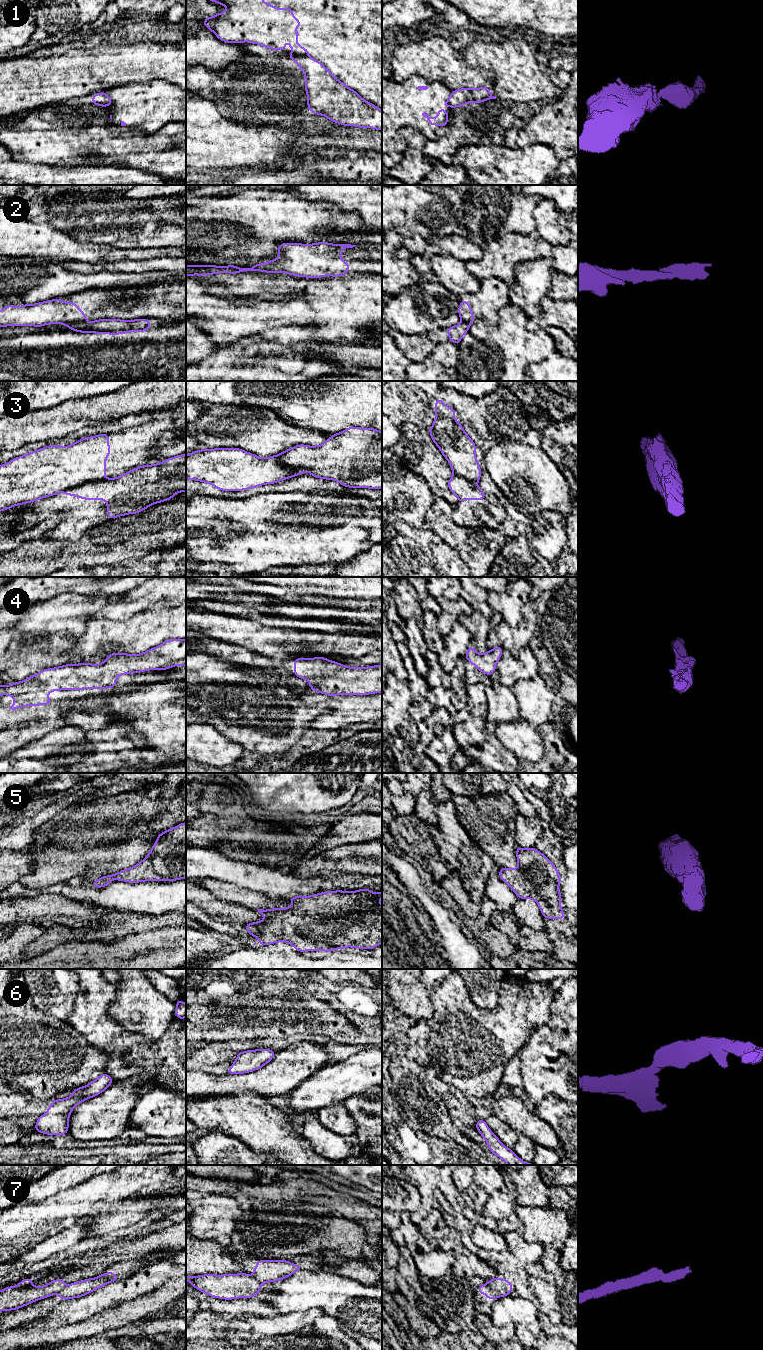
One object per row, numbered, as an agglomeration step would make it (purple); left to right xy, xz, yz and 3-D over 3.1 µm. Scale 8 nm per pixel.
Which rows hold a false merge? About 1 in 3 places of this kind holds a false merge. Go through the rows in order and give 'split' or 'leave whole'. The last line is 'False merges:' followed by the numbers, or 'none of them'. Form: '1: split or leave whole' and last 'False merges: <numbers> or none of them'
1: split
2: split
3: split
4: leave whole
5: leave whole
6: leave whole
7: split
False merges: 1, 2, 3, 7

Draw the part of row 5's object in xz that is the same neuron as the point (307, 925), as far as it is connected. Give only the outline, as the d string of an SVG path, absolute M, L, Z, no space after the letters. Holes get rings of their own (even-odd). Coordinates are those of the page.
M369 888L358 891L330 891L320 892L312 896L295 896L289 898L292 906L288 908L257 909L264 917L264 921L244 924L248 933L256 937L262 946L277 942L287 942L298 952L318 951L329 952L345 947L359 949L373 949L382 942L382 905L378 900L382 898L382 892L372 893Z

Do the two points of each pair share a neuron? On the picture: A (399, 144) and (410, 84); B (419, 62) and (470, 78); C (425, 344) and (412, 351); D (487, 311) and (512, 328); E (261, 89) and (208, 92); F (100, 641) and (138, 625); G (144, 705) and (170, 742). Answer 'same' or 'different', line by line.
A: same
B: same
C: same
D: different
E: same
F: same
G: same

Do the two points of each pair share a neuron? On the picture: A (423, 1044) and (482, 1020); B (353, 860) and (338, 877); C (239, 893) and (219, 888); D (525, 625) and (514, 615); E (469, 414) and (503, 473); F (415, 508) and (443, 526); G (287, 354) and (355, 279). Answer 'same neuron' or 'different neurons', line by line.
A: same neuron
B: same neuron
C: same neuron
D: different neurons
E: different neurons
F: different neurons
G: different neurons

